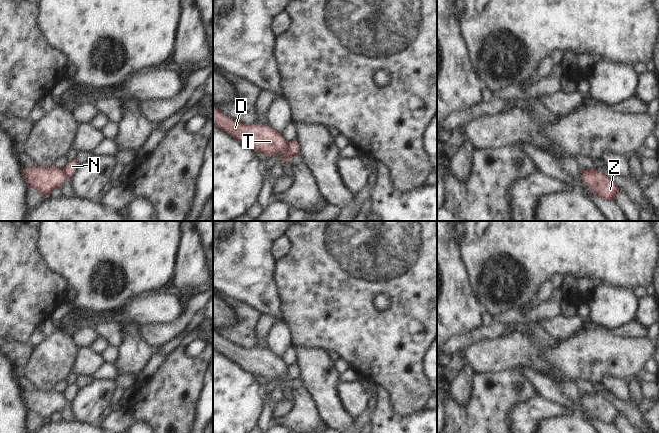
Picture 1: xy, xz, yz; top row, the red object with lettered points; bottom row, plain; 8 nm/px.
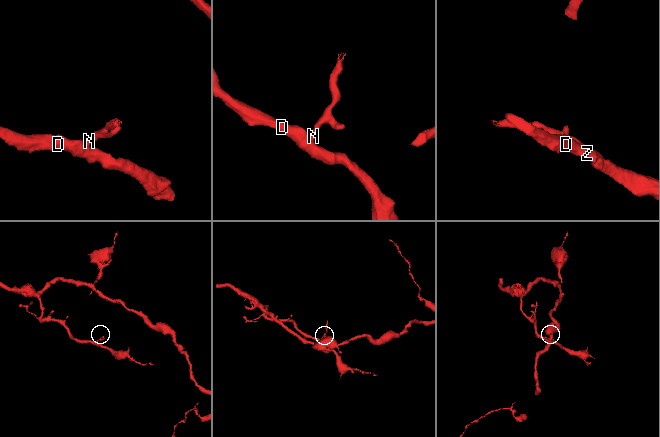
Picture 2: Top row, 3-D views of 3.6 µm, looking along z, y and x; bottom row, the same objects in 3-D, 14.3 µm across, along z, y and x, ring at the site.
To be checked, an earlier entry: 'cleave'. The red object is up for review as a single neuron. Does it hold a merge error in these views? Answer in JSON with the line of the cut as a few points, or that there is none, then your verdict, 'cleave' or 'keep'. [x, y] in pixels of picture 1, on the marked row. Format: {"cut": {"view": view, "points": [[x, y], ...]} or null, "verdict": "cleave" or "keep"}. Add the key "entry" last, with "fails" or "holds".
{"cut": {"view": "xz", "points": [[286, 142], [285, 153], [290, 158]]}, "verdict": "cleave", "entry": "holds"}

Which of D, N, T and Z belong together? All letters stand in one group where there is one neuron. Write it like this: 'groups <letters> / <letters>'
groups D T Z / N

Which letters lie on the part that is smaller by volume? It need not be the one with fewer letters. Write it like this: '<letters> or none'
N

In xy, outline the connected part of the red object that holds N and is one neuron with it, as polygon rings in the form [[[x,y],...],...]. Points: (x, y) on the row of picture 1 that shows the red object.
[[[76,159],[68,161],[63,168],[63,173],[66,177],[72,178],[79,164],[76,162]]]

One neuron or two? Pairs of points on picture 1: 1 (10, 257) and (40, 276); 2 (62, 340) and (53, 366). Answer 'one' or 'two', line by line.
1: one
2: one

